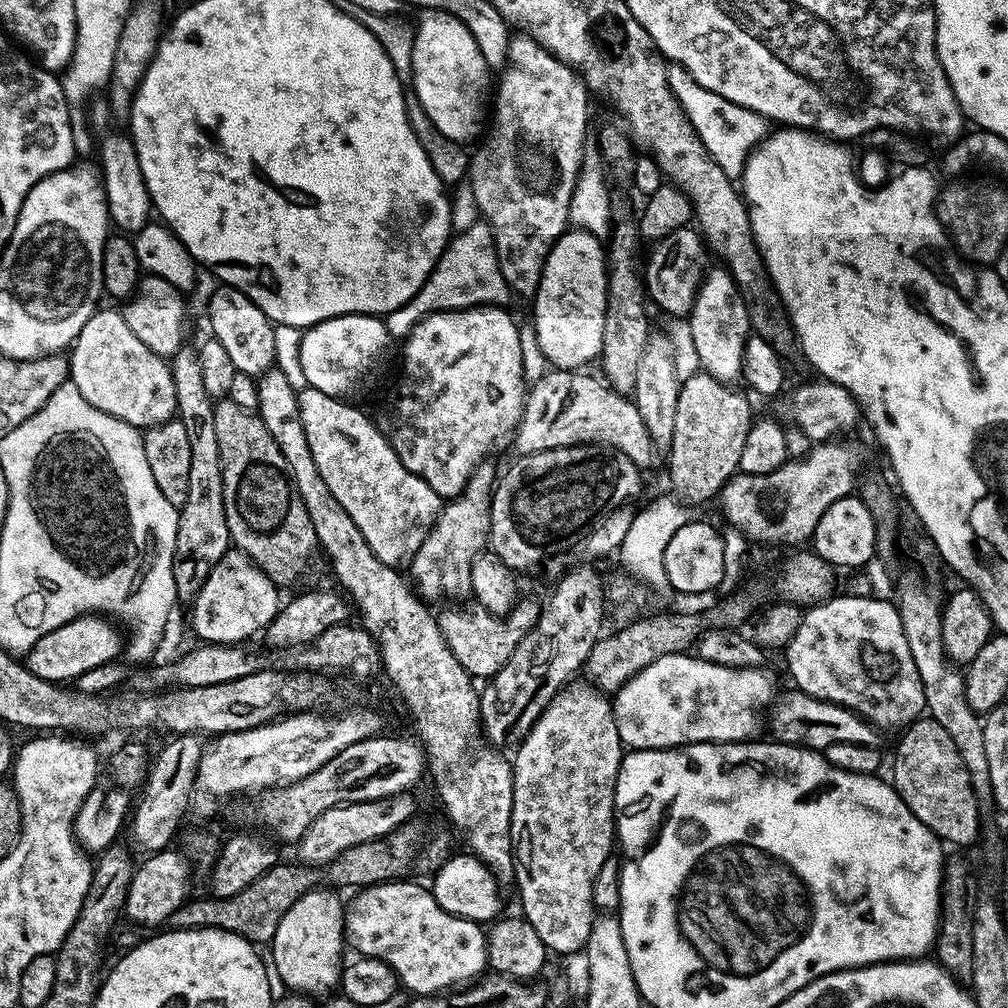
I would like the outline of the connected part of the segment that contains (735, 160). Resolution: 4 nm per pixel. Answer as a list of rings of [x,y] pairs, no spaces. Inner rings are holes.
[[[675,62],[668,64],[668,81],[672,87],[672,93],[678,98],[685,114],[688,115],[688,121],[692,123],[692,129],[698,134],[702,146],[706,146],[714,162],[722,166],[722,170],[731,180],[739,181],[749,152],[765,135],[765,117],[706,90],[706,86],[699,84],[682,65]]]

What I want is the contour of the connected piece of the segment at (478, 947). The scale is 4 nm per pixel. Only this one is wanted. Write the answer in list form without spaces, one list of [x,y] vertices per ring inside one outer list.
[[[385,882],[361,888],[353,895],[356,897],[352,901],[347,901],[344,914],[344,934],[347,943],[351,947],[353,944],[360,951],[357,953],[361,957],[392,958],[388,956],[394,955],[395,952],[404,952],[402,984],[403,987],[405,984],[412,994],[440,994],[457,982],[479,977],[485,971],[488,962],[485,929],[477,921],[452,916],[446,910],[442,910],[442,906],[438,906],[438,902],[425,885],[423,888],[420,884],[400,883]]]

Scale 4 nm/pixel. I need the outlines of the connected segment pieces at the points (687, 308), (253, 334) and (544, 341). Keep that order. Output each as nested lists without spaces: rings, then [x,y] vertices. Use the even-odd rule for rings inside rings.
[[[689,226],[675,228],[665,240],[659,241],[653,248],[656,249],[653,250],[652,257],[648,260],[647,295],[651,303],[653,300],[662,311],[669,312],[672,316],[687,317],[696,304],[696,294],[702,283],[706,245],[699,231]]]
[[[221,283],[220,288],[212,292],[208,300],[208,324],[212,327],[211,335],[222,342],[230,362],[234,362],[236,371],[258,378],[276,359],[274,348],[274,325],[264,311],[253,302],[240,288],[231,288]]]
[[[568,230],[557,240],[555,246],[550,250],[550,254],[544,263],[544,271],[540,274],[540,286],[534,293],[536,299],[536,344],[540,347],[540,352],[549,360],[553,369],[580,370],[592,359],[594,361],[601,355],[603,350],[603,326],[604,316],[608,313],[608,269],[606,267],[605,249],[600,249],[601,241],[592,233],[583,230]]]

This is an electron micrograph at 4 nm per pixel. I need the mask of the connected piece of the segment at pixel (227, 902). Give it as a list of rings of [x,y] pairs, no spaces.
[[[277,862],[263,872],[257,880],[250,882],[246,890],[238,890],[230,898],[218,898],[205,894],[201,900],[189,899],[170,918],[173,929],[182,928],[221,928],[227,932],[238,934],[243,940],[252,941],[253,945],[264,946],[272,941],[278,930],[278,922],[282,922],[282,914],[298,902],[307,892],[313,891],[320,880],[321,869],[316,866],[299,866]]]

